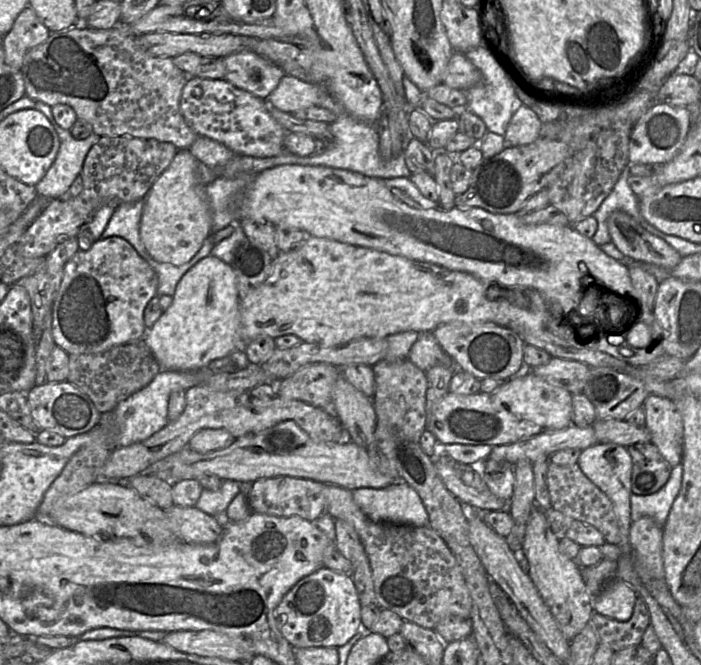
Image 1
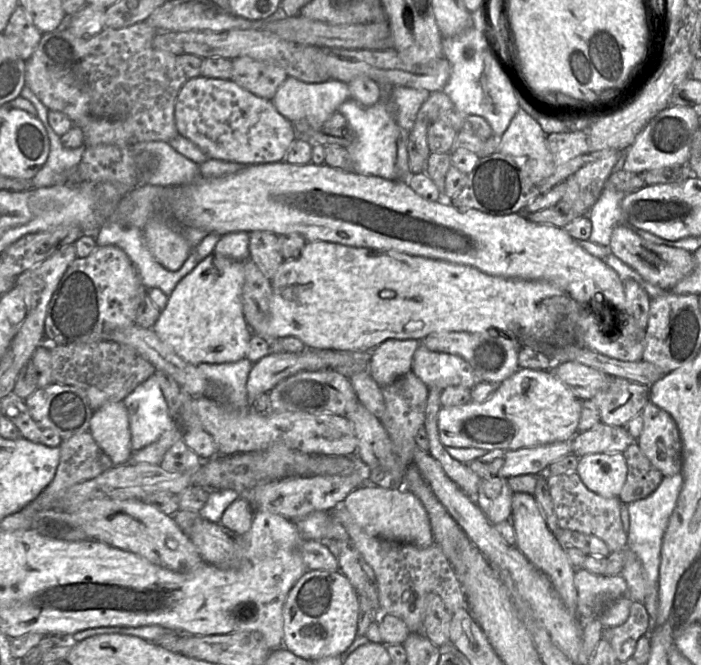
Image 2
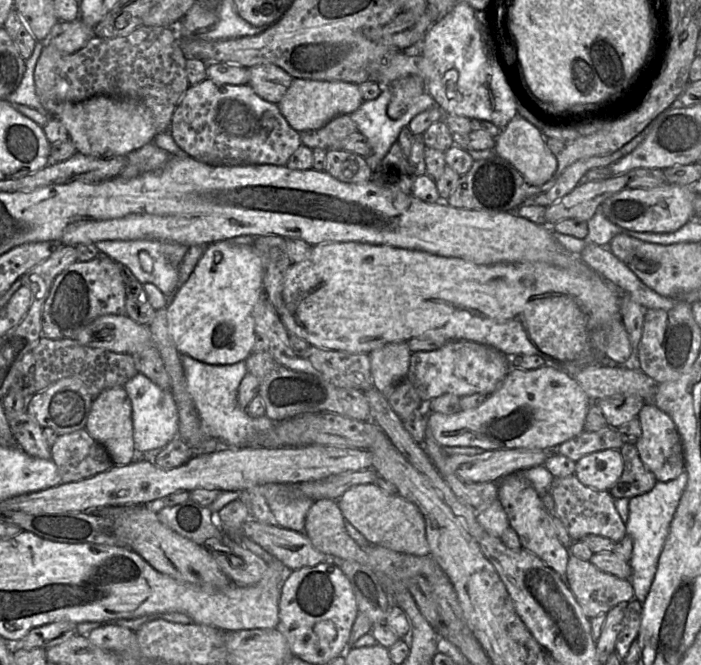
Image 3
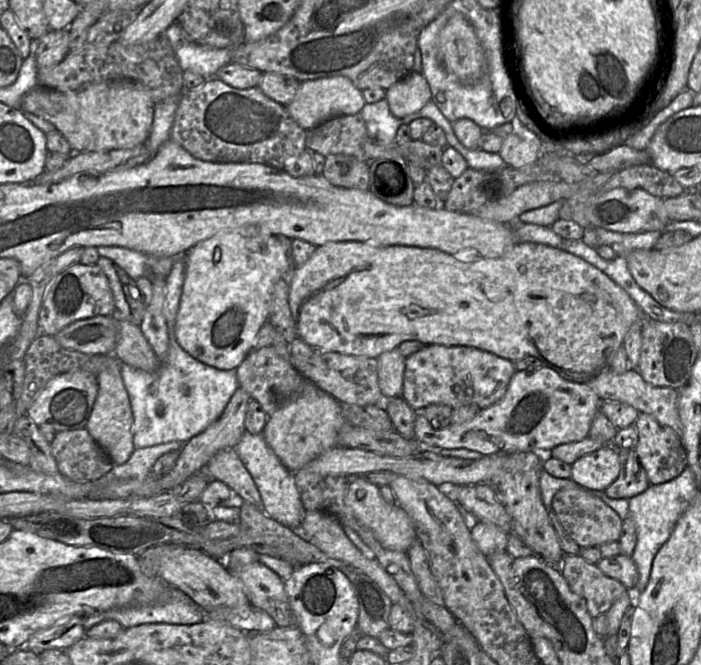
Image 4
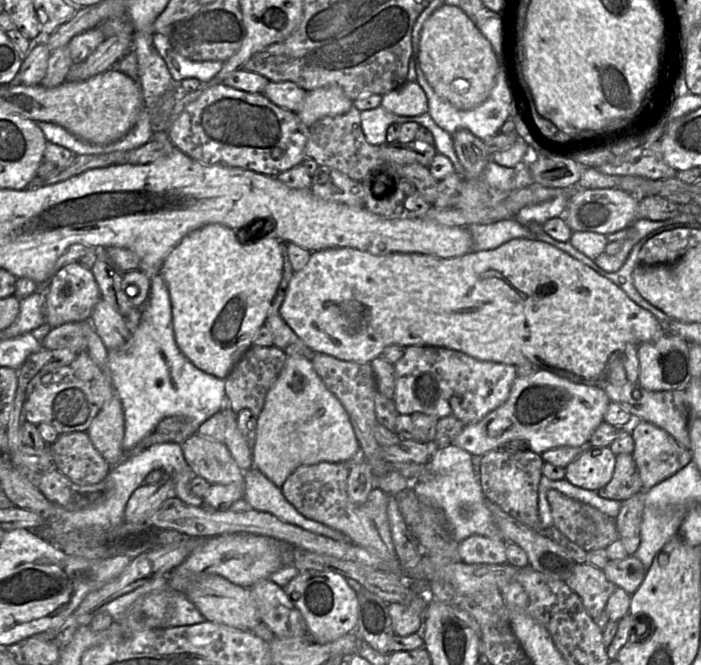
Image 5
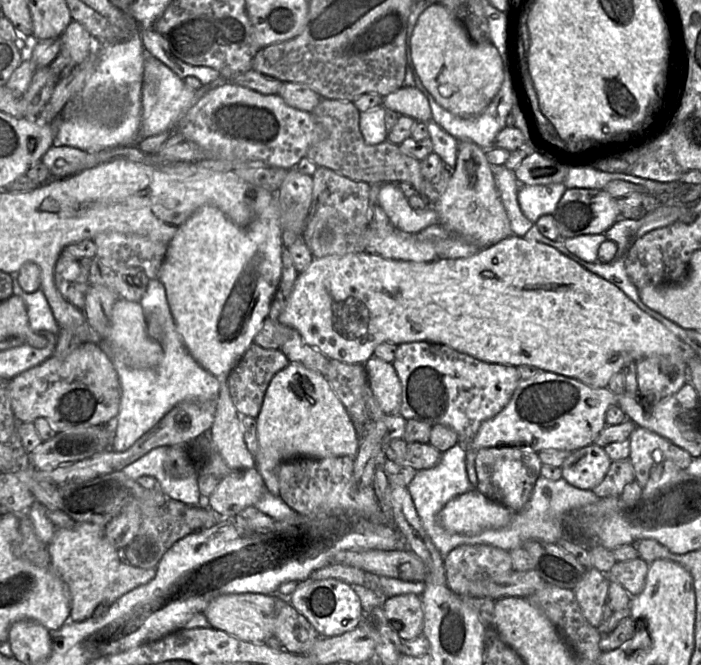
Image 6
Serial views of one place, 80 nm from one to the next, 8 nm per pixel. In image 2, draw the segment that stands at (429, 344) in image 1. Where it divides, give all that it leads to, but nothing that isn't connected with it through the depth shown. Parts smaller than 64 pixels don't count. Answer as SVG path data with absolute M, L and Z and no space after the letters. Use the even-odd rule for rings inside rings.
M419 343L412 358L412 371L430 388L444 390L448 386L472 389L481 380L470 364L454 354L435 352Z

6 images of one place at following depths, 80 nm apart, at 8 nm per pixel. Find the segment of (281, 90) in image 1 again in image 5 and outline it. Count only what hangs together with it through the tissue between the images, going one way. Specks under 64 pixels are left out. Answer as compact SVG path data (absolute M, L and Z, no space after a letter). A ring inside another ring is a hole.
M334 85L308 91L297 114L310 127L324 117L345 114L353 106L354 101L345 95L341 87Z

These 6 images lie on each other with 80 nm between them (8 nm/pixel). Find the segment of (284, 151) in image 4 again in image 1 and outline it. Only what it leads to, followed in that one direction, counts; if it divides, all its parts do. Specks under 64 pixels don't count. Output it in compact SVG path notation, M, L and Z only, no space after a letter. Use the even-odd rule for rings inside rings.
M188 77L181 91L179 108L194 132L223 144L235 155L269 158L284 150L287 131L270 115L265 100L235 87L225 79Z

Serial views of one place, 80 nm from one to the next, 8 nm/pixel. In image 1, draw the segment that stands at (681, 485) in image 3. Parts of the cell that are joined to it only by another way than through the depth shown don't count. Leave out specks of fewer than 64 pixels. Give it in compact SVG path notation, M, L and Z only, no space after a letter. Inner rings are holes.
M681 463L673 467L665 485L651 495L636 495L630 497L631 520L636 521L641 517L652 518L659 526L663 527L668 514L676 499L682 482Z

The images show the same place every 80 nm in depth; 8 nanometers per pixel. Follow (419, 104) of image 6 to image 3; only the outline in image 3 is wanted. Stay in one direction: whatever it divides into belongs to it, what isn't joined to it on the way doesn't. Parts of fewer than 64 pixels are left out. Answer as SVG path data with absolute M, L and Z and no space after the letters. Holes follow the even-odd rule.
M418 75L400 78L384 87L389 87L391 91L387 114L392 119L400 118L415 99L426 91L426 83Z

